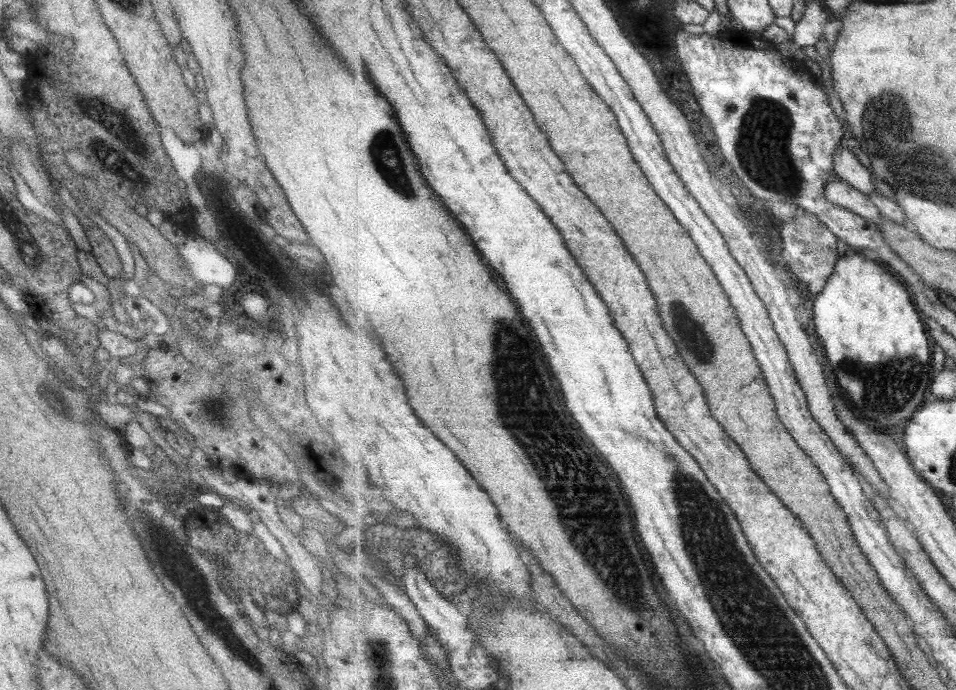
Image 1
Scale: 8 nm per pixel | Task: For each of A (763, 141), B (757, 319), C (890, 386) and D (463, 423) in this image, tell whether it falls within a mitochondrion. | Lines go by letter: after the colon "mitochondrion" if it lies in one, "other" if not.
A: mitochondrion
B: other
C: mitochondrion
D: other

